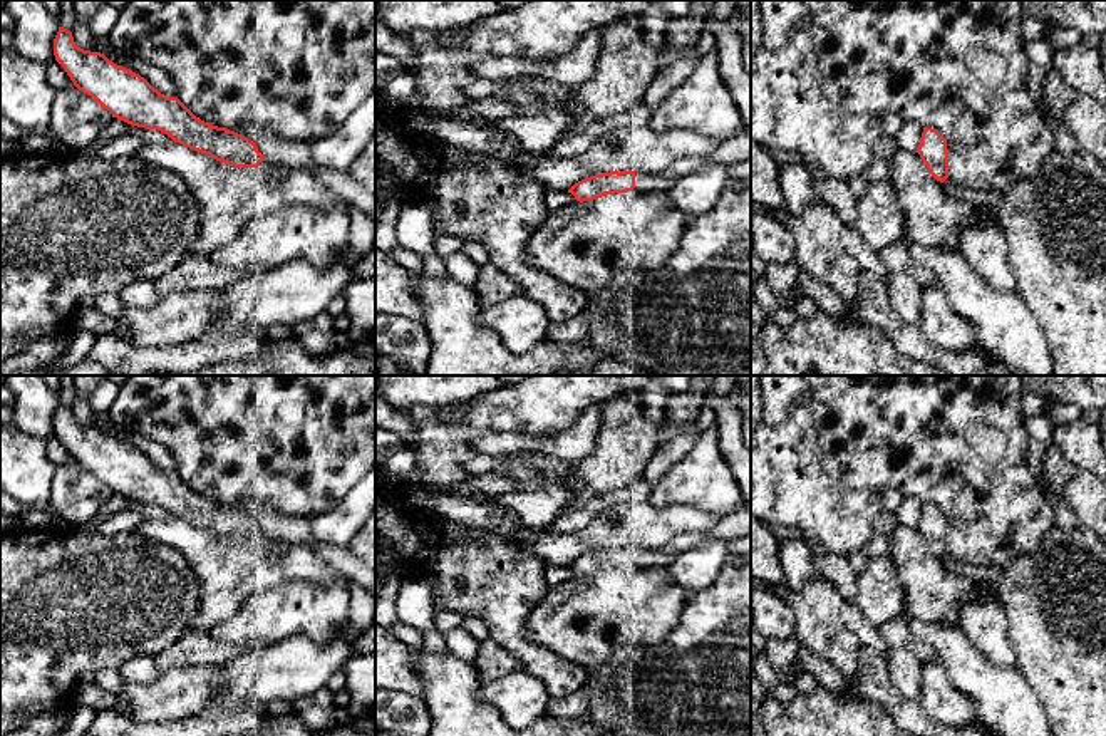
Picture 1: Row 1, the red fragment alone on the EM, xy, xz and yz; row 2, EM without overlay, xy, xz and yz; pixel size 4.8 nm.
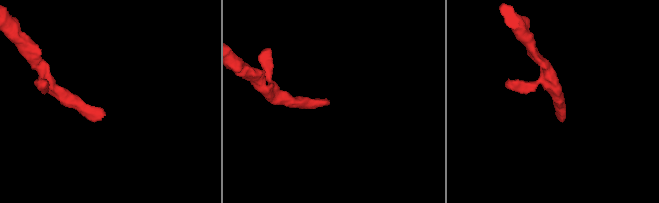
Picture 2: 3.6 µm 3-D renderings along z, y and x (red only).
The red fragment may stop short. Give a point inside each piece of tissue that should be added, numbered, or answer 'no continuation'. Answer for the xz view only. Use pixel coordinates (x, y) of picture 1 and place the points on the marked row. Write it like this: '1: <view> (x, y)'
1: xz (644, 181)

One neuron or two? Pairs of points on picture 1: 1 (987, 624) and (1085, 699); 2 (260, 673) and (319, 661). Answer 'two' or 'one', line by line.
1: two
2: one

